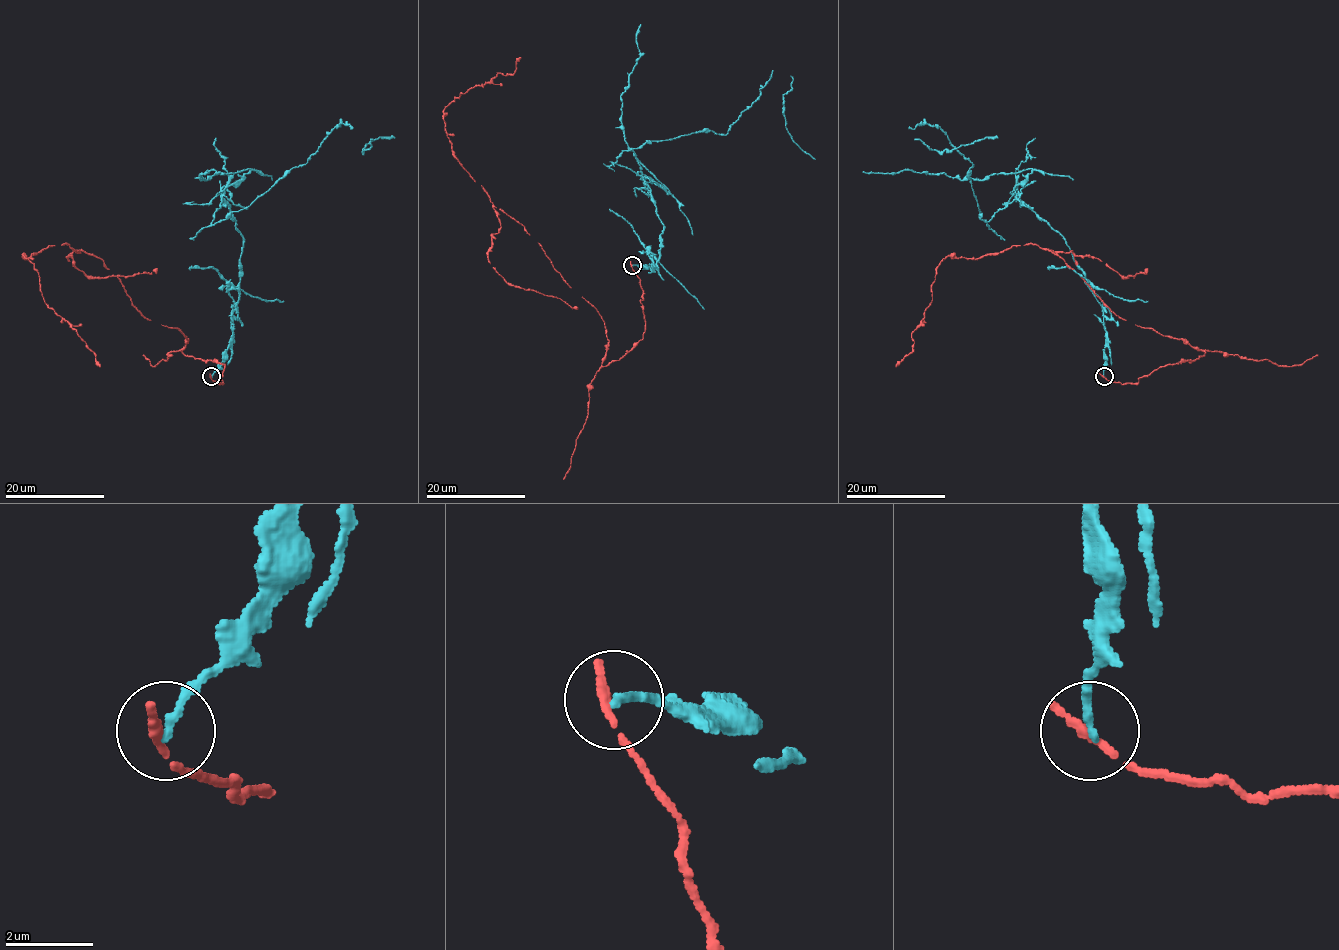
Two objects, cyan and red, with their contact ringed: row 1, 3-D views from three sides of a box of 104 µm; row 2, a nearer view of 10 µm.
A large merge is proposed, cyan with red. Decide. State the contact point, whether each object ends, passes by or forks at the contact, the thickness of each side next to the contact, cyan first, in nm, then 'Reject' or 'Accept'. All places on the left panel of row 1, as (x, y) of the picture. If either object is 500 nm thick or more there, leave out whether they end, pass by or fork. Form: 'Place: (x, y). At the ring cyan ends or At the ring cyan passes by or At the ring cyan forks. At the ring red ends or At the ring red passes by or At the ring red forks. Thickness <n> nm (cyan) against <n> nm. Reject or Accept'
Place: (211, 376). At the ring cyan ends. At the ring red ends. Thickness 180 nm (cyan) against 260 nm. Reject

